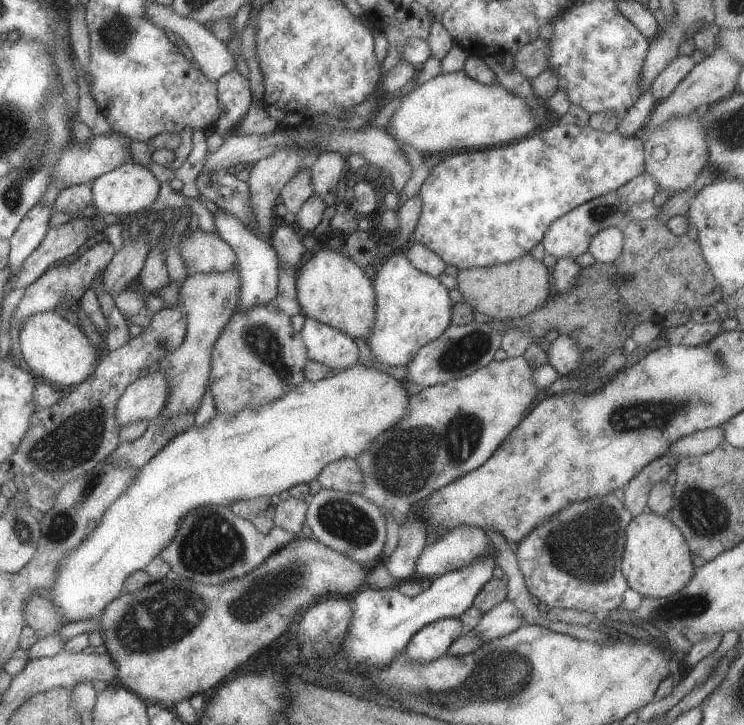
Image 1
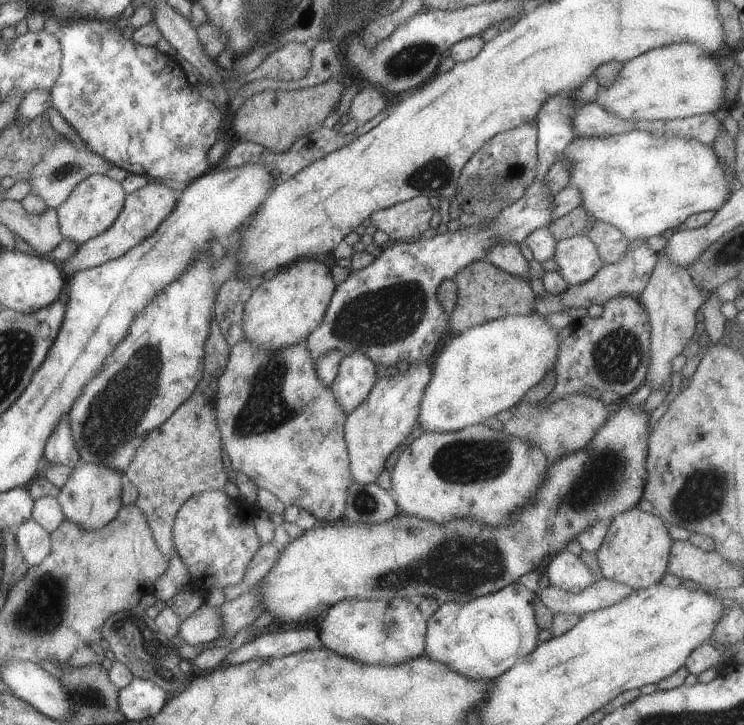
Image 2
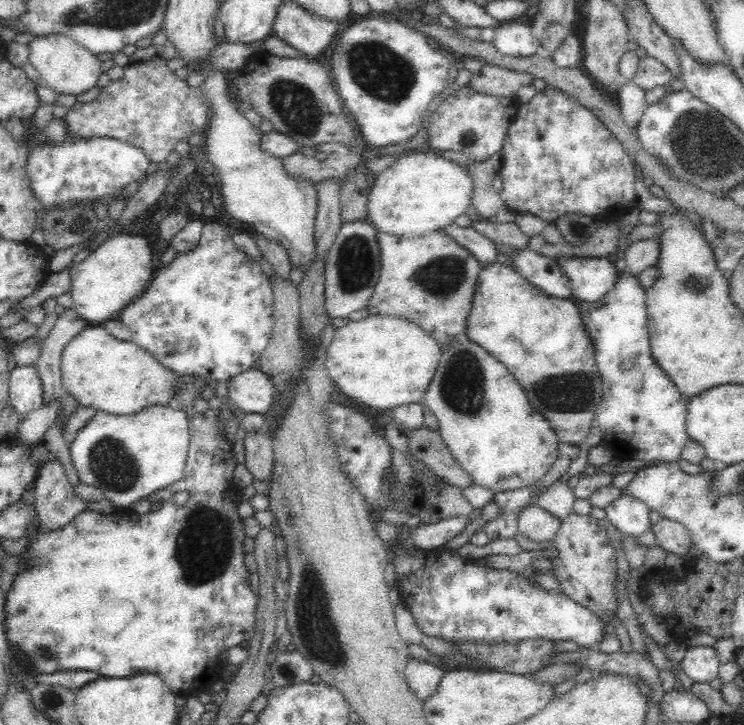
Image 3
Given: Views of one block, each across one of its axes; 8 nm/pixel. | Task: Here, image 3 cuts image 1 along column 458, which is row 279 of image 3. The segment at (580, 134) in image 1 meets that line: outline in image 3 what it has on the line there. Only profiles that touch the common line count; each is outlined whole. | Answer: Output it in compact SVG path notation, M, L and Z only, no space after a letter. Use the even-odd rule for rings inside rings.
M206 222L202 229L200 236L200 242L194 250L189 252L178 253L176 258L170 262L170 264L157 267L156 276L152 278L152 282L149 282L148 286L144 289L144 292L137 296L134 300L131 300L120 312L119 320L130 331L130 338L128 341L140 346L145 351L148 351L158 363L164 365L166 369L180 375L180 374L194 374L208 377L210 380L216 382L228 381L233 376L239 375L241 372L250 369L257 360L260 360L262 353L268 346L273 327L273 290L271 287L271 281L260 267L260 263L242 252L240 248L236 247L233 239L230 237L230 233L226 230L226 227L222 226L220 222Z

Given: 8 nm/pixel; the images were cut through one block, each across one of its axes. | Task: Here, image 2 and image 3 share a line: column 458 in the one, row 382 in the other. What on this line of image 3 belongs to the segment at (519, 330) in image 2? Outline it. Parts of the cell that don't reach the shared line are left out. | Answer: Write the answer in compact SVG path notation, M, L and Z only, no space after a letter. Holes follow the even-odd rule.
M368 316L364 320L349 321L343 328L335 330L335 335L326 350L325 369L346 398L379 414L403 404L422 401L443 349L414 322L407 322L394 316Z

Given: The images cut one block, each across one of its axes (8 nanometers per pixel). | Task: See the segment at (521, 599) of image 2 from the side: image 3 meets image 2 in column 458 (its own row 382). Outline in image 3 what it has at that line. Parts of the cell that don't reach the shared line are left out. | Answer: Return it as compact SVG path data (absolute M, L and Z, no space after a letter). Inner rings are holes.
M624 270L619 273L612 290L590 304L590 322L586 322L585 328L592 339L596 366L603 382L603 397L595 408L593 422L604 433L604 443L615 452L615 461L630 461L634 466L678 464L682 449L689 440L684 424L690 398L681 394L652 356L646 293L638 283L638 277ZM624 360L632 360L633 363L625 368L622 366Z

